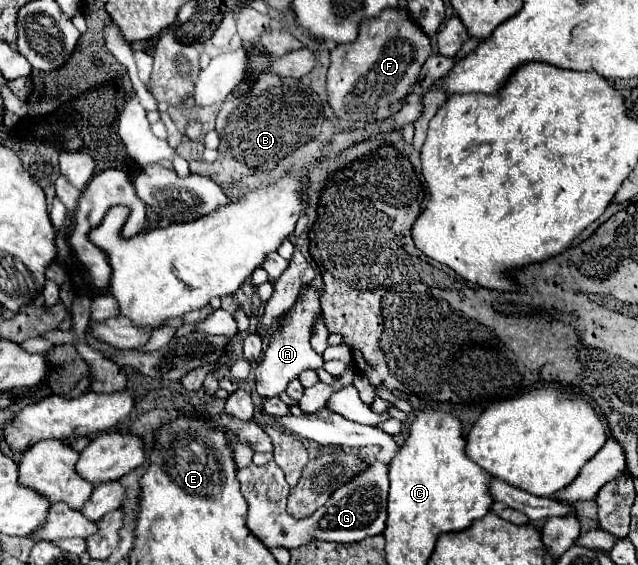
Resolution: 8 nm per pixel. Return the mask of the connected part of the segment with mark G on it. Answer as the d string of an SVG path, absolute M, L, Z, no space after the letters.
M269 461L265 465L251 463L249 467L237 471L237 479L241 483L241 493L249 505L247 527L269 549L273 547L295 549L313 539L335 543L359 543L367 537L381 535L385 529L389 491L385 463L375 461L363 475L357 475L351 483L339 487L339 491L335 491L323 507L319 507L311 517L305 519L295 519L287 513L290 487L285 481L281 467L275 461Z

